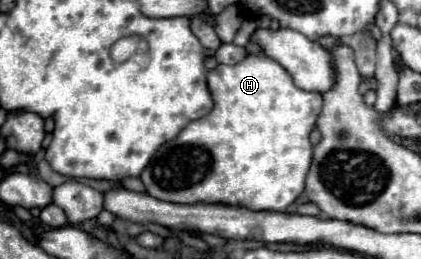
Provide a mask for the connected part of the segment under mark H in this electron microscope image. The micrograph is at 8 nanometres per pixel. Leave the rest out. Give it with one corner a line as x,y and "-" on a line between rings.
248,55
238,65
218,65
208,71
208,89
214,107
208,115
190,121
178,137
162,145
150,165
140,173
146,193
172,203
228,203
254,211
286,211
304,191
304,179
312,161
310,131
322,109
322,95
294,85
290,73
270,57

